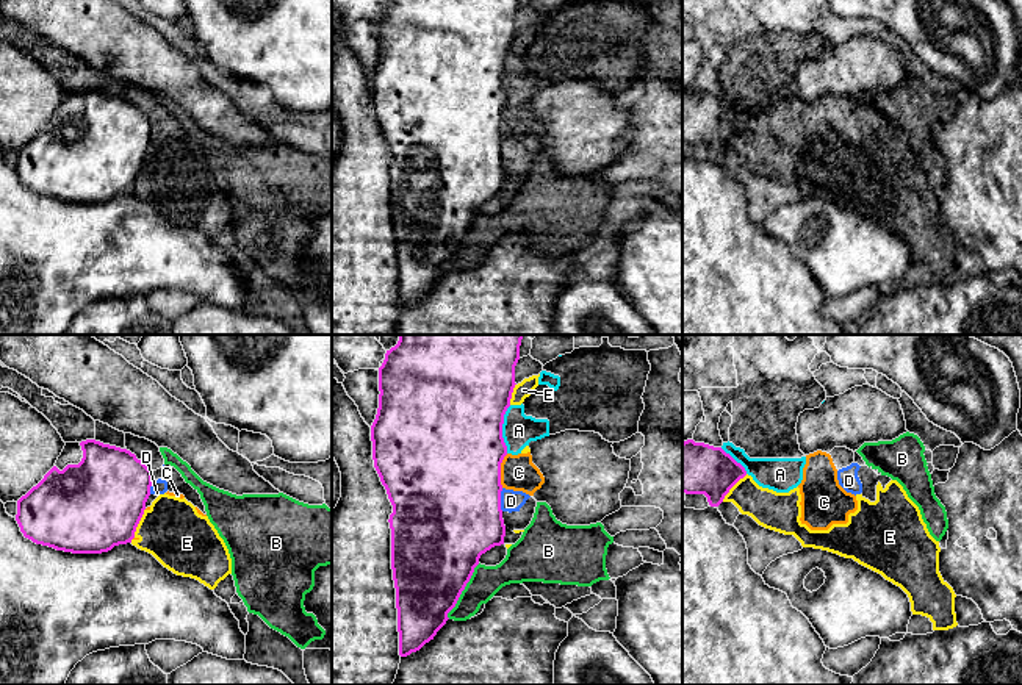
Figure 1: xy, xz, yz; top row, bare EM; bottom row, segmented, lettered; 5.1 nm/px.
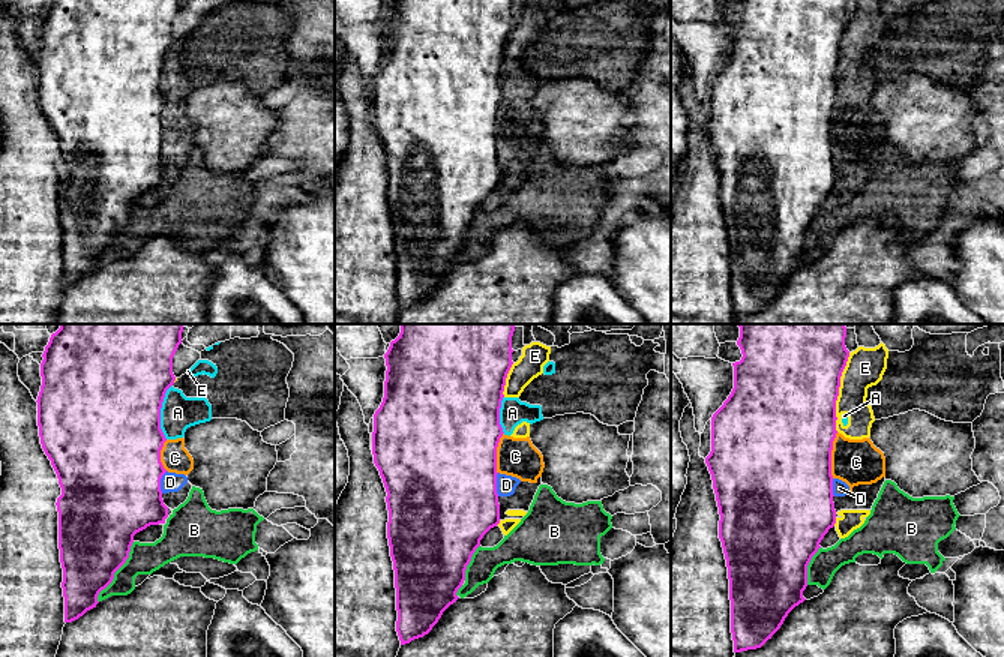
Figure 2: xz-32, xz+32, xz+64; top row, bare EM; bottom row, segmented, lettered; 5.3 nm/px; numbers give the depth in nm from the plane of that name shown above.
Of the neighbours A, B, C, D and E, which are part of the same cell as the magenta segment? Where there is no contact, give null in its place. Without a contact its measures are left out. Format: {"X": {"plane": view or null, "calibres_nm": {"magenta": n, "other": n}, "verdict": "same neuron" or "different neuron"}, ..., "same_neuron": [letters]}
{"A": {"plane": "xz", "calibres_nm": {"magenta": 500, "other": 170}, "verdict": "different neuron"}, "B": {"plane": "xz", "calibres_nm": {"magenta": 440, "other": 160}, "verdict": "different neuron"}, "C": {"plane": "xz", "calibres_nm": {"magenta": 500, "other": 180}, "verdict": "different neuron"}, "D": {"plane": "xz", "calibres_nm": {"magenta": 500, "other": 110}, "verdict": "different neuron"}, "E": {"plane": "xy", "calibres_nm": {"magenta": 460, "other": 320}, "verdict": "different neuron"}, "same_neuron": []}

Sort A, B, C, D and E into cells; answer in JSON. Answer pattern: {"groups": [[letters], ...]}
{"groups": [["A"], ["B"], ["C", "D", "E"]]}

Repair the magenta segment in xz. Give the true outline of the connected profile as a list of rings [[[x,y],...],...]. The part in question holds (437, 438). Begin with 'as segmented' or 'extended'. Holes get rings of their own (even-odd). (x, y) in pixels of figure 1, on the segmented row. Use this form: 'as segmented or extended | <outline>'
as segmented | [[[399,335],[379,368],[379,408],[371,425],[374,468],[393,505],[391,569],[396,588],[399,655],[434,640],[446,624],[482,554],[504,544],[501,463],[507,455],[504,414],[515,388],[523,335]]]

